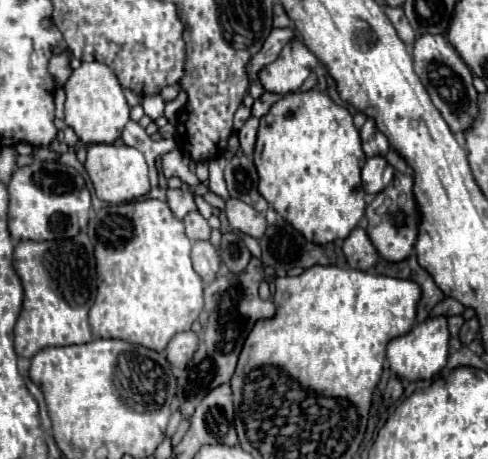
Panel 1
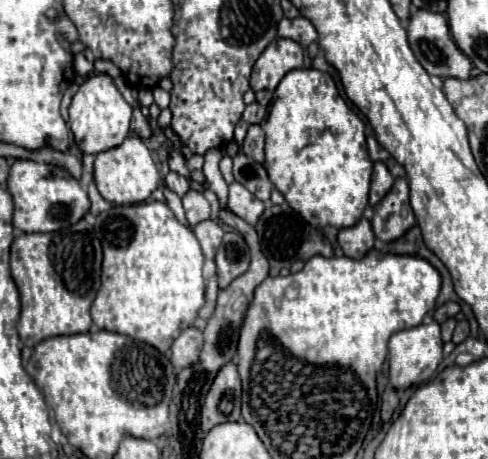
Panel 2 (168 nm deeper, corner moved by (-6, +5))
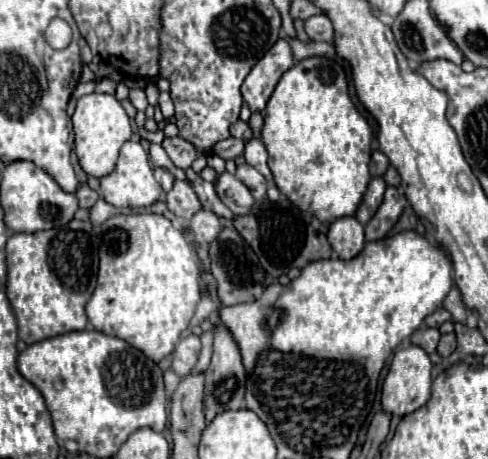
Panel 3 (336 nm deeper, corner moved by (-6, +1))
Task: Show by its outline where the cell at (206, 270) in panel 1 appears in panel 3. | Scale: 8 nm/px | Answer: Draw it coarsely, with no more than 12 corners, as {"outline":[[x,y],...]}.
{"outline":[[204,210],[190,218],[188,226],[196,242],[208,244],[220,232],[220,218]]}

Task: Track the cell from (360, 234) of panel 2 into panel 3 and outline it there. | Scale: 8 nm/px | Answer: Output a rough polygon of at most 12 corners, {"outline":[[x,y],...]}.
{"outline":[[354,216],[330,224],[328,242],[342,260],[354,258],[366,244]]}

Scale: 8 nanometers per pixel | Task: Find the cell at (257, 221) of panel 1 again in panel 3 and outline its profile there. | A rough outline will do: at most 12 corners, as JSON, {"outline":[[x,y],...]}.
{"outline":[[234,174],[214,180],[218,198],[242,216],[254,198]]}

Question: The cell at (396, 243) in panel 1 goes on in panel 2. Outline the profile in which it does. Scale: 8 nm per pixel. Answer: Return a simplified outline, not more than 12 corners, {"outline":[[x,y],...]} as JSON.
{"outline":[[408,180],[374,206],[372,230],[394,242],[414,226]]}

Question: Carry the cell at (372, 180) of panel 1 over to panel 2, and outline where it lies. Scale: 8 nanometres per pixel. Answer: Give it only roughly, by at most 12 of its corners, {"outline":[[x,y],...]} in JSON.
{"outline":[[374,162],[370,206],[392,188],[394,176],[386,164]]}

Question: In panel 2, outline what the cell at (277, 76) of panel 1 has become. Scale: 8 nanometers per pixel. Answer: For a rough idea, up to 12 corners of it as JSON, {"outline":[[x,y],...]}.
{"outline":[[274,40],[252,70],[252,90],[276,90],[304,66],[304,46]]}

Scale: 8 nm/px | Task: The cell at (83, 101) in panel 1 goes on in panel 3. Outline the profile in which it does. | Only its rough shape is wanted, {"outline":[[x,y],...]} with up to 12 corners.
{"outline":[[112,94],[76,104],[74,150],[86,176],[108,176],[130,118]]}

